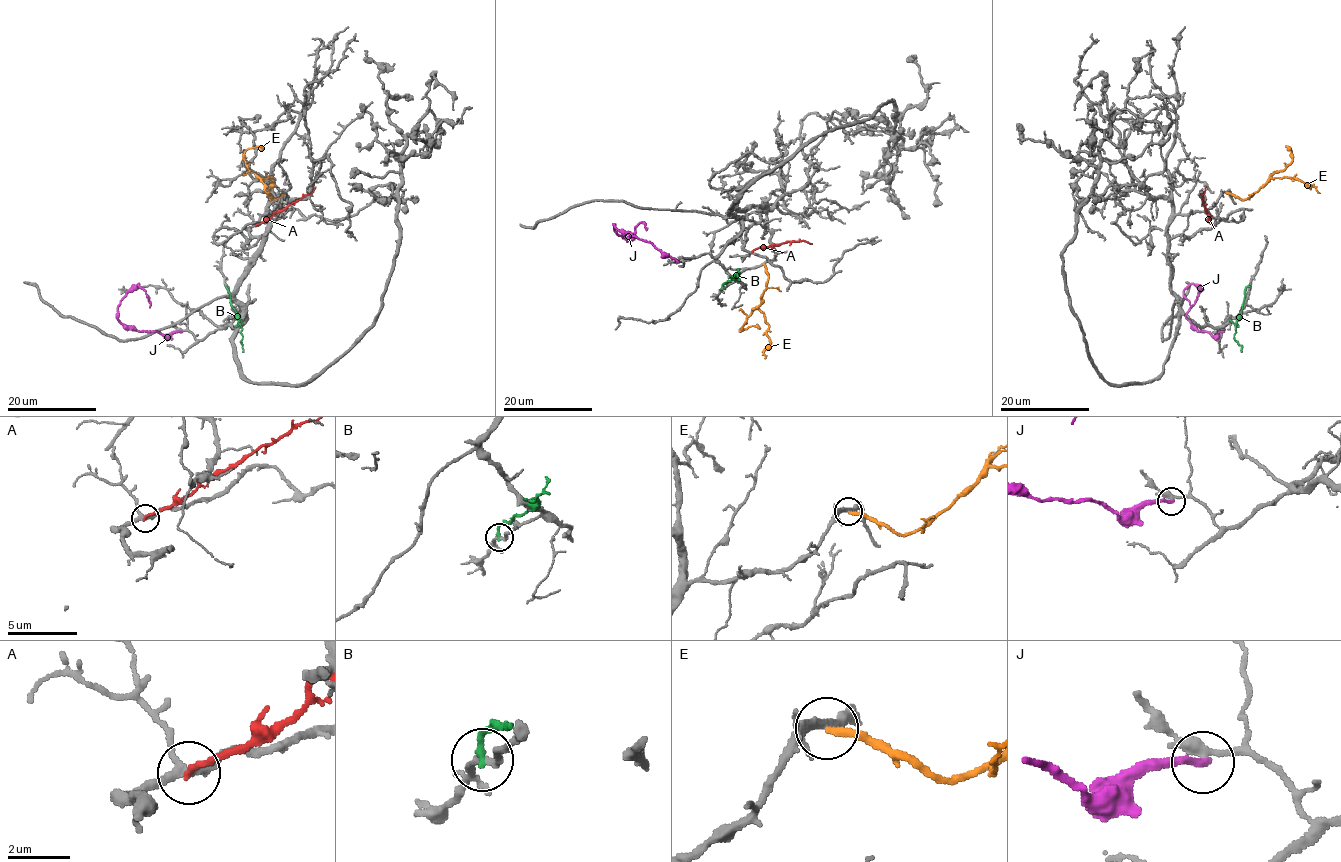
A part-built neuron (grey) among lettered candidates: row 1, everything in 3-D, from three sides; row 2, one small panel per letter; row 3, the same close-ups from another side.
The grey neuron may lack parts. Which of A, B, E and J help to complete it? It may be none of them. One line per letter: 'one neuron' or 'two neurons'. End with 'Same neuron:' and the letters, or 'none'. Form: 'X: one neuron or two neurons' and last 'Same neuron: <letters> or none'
A: two neurons
B: two neurons
E: two neurons
J: two neurons
Same neuron: none

